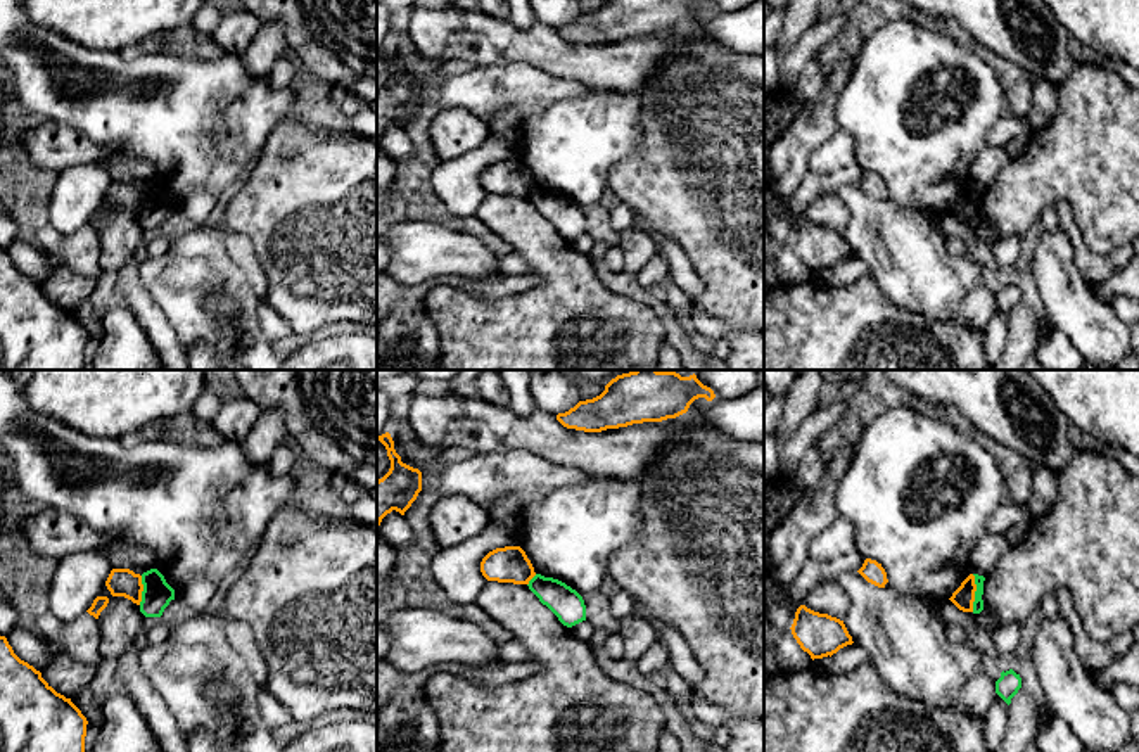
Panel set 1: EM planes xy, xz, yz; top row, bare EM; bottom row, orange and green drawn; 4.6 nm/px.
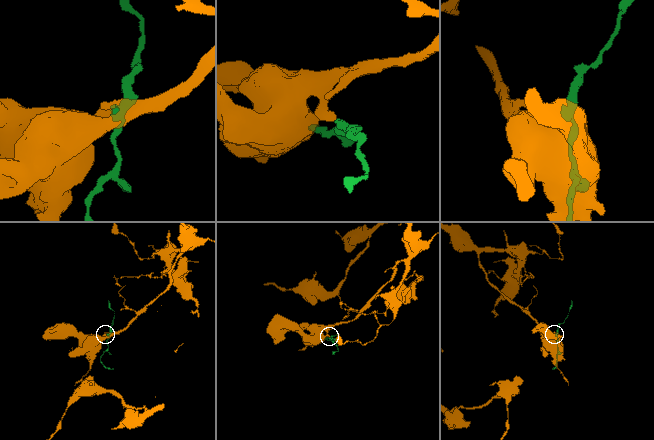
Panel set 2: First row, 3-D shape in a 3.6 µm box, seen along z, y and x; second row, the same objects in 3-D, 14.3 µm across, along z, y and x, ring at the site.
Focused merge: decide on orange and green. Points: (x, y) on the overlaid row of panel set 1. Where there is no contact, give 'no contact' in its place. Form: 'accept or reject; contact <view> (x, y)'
reject; contact yz (973, 593)

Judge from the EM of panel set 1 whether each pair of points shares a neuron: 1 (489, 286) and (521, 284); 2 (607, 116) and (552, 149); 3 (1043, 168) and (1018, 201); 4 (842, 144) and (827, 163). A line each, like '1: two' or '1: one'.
1: one
2: one
3: one
4: one

